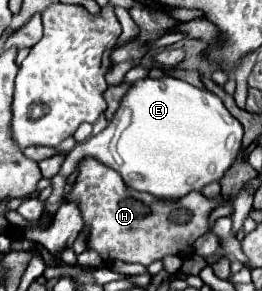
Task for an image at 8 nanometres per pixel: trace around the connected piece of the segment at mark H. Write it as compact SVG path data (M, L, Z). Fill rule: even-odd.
M84 158L78 164L78 178L72 192L66 196L78 198L84 224L90 226L88 246L96 250L104 262L138 262L148 266L162 260L168 254L188 256L194 252L194 242L210 230L208 218L214 208L218 208L224 198L206 198L200 192L190 192L180 200L164 200L138 192L124 184L122 176L112 168L104 166L96 158ZM182 206L182 222L180 222Z

